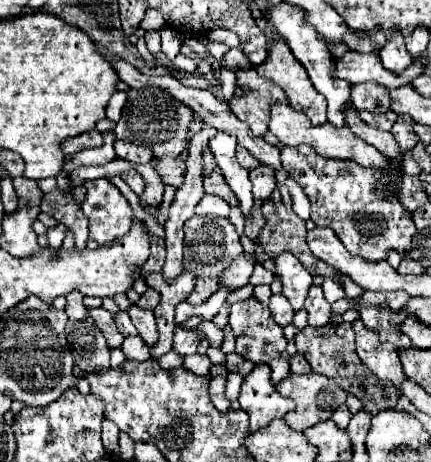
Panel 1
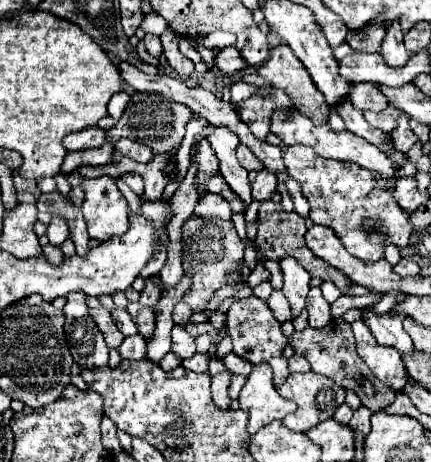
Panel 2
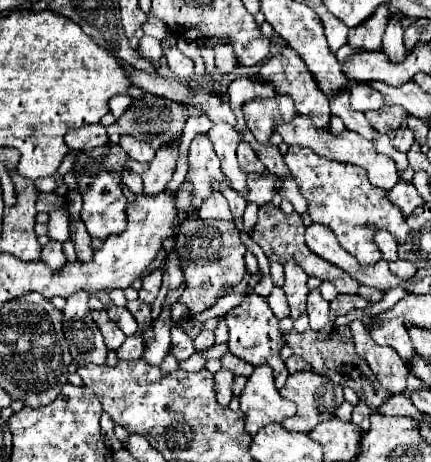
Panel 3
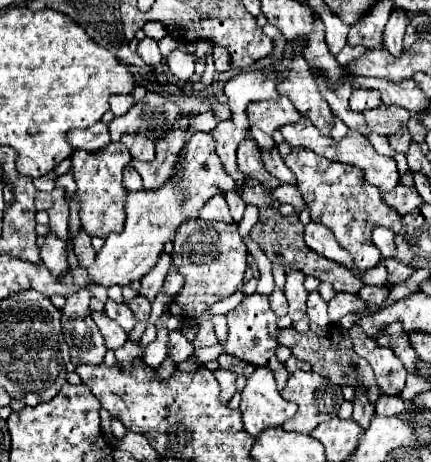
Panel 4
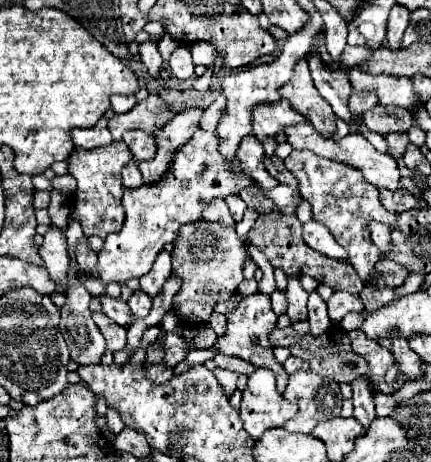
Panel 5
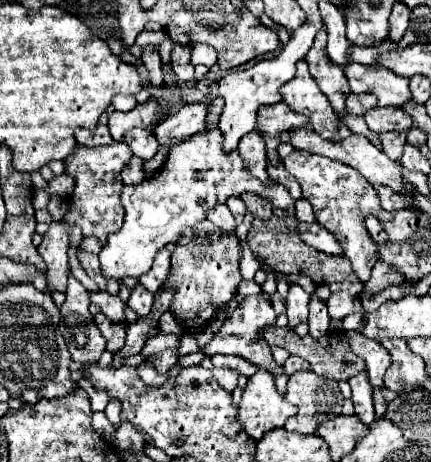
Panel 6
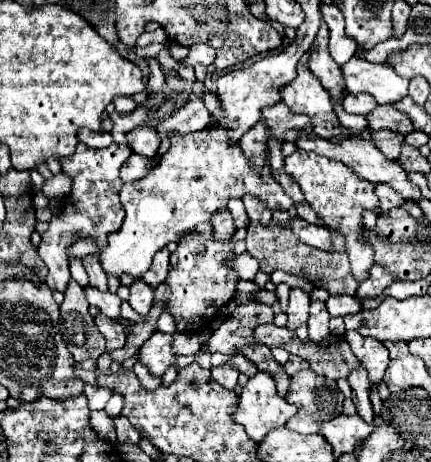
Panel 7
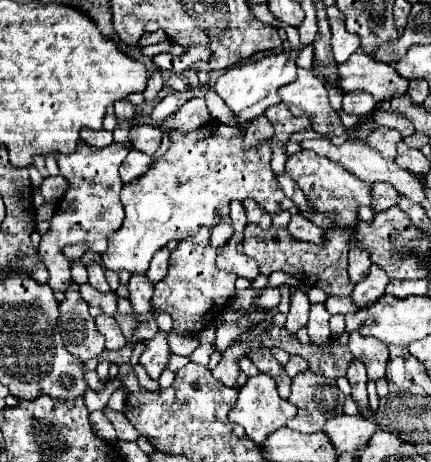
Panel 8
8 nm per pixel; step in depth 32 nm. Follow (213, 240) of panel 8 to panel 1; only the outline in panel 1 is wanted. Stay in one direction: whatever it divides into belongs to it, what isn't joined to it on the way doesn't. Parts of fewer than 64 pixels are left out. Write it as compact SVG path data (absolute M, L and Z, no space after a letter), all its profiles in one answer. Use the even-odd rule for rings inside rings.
M202 196L200 204L196 205L195 214L200 216L222 216L228 218L231 207L220 196Z

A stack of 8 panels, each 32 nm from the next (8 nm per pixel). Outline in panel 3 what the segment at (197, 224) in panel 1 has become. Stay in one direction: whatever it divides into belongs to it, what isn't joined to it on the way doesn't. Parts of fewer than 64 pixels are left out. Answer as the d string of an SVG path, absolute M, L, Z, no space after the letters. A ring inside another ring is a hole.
M190 218L190 220L194 222L180 224L180 234L176 236L176 252L178 252L178 264L186 278L186 288L180 296L180 302L190 310L190 316L194 316L210 308L220 296L228 294L236 284L242 282L246 274L246 262L244 262L246 246L240 240L240 232L234 222L202 220L202 218Z

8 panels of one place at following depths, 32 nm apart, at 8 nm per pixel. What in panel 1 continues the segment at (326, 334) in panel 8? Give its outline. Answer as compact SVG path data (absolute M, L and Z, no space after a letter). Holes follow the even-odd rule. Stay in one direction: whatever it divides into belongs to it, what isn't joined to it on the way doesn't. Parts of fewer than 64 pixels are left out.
M312 286L306 298L306 310L308 310L308 324L314 328L326 326L330 322L330 304L322 296L320 286Z

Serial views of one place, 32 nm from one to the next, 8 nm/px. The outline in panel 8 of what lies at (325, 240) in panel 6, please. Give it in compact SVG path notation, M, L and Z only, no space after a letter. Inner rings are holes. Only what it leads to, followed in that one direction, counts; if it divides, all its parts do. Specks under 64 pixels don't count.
M294 214L290 224L288 224L288 232L292 234L294 240L304 240L304 242L320 242L322 240L322 228L318 228L316 224L312 224L308 218Z

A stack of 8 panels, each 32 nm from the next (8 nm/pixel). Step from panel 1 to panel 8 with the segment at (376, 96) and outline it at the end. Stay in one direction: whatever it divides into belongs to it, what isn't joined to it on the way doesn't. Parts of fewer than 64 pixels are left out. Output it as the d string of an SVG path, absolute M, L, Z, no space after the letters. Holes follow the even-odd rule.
M362 90L348 92L344 94L344 100L342 100L342 110L348 114L356 114L356 116L370 112L374 106L376 102L372 100L372 96L368 96L368 92L362 92Z

